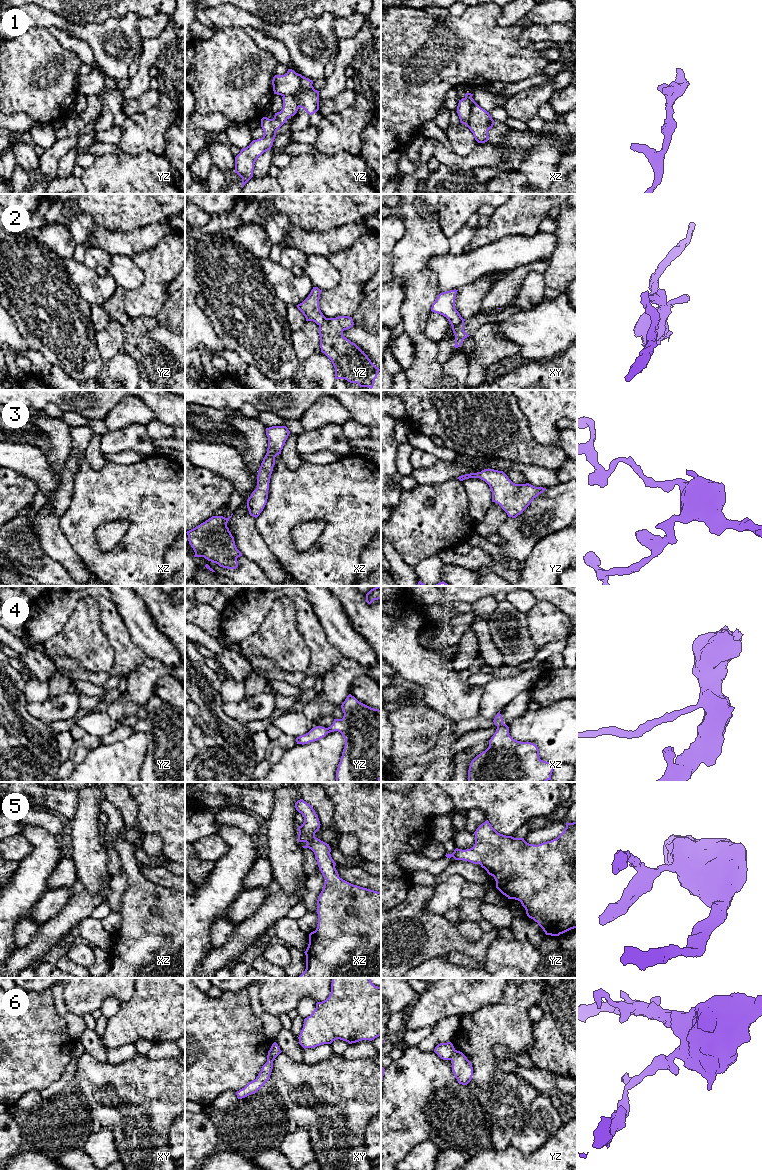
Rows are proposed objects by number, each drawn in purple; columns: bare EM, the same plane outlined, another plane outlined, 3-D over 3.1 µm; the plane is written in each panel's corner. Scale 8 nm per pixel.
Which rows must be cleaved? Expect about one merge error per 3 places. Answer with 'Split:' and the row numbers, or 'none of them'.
Split: 1, 2, 6

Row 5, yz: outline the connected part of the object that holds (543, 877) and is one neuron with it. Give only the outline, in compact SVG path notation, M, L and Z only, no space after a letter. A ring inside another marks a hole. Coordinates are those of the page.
M486 820L474 832L475 844L472 848L462 850L456 848L447 858L464 860L480 864L487 873L494 877L496 888L508 899L521 902L529 918L543 929L546 935L559 936L577 928L577 821L566 823L564 831L551 841L538 845L527 843L524 838L514 838L498 833Z

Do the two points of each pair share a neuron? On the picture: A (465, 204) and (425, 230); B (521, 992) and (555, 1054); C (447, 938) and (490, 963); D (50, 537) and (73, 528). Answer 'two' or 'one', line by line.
A: two
B: two
C: two
D: two

